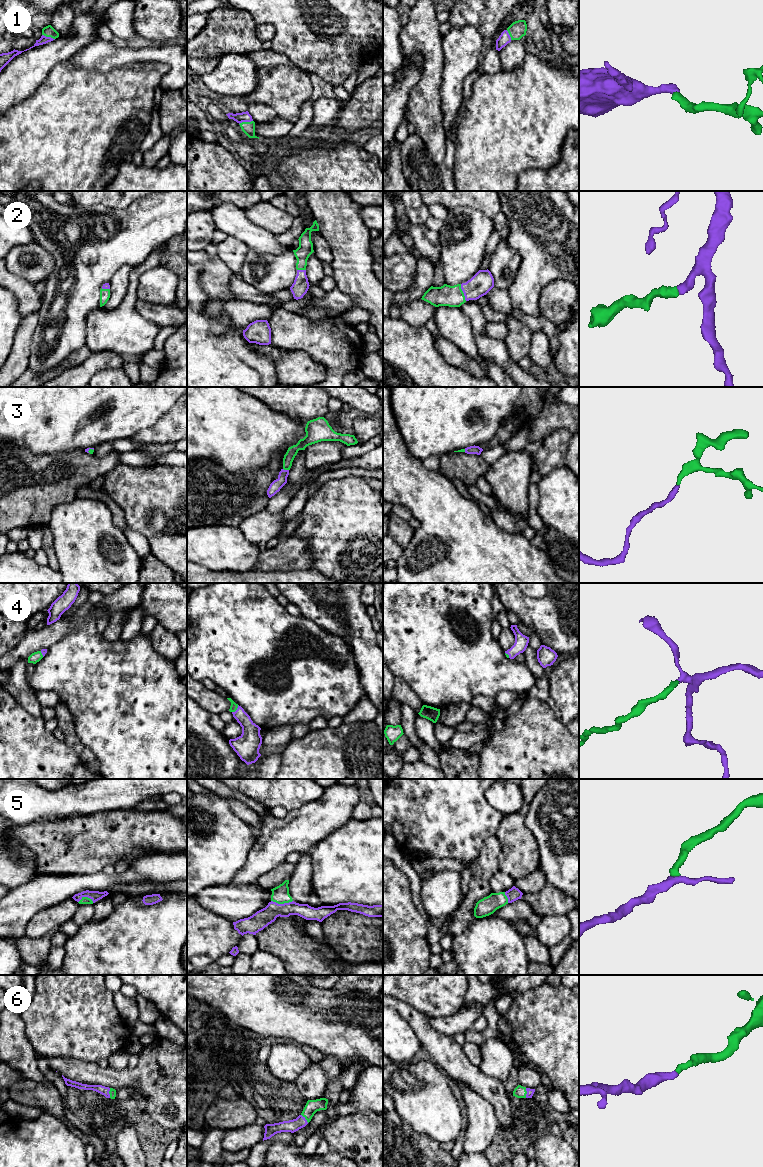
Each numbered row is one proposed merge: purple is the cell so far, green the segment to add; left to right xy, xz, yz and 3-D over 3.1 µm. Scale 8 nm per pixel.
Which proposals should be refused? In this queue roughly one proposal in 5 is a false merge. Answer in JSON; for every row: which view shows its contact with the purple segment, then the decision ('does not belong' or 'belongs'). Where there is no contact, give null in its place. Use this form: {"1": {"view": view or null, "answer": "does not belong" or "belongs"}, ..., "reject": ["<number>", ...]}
{"1": {"view": "xz", "answer": "belongs"}, "2": {"view": "yz", "answer": "belongs"}, "3": {"view": "xz", "answer": "belongs"}, "4": {"view": "xz", "answer": "belongs"}, "5": {"view": "xz", "answer": "belongs"}, "6": {"view": "xy", "answer": "belongs"}, "reject": []}

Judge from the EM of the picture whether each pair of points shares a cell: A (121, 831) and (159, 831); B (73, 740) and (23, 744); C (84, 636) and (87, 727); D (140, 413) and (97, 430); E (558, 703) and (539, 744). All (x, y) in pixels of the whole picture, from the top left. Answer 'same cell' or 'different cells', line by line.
A: same cell
B: different cells
C: same cell
D: same cell
E: different cells

